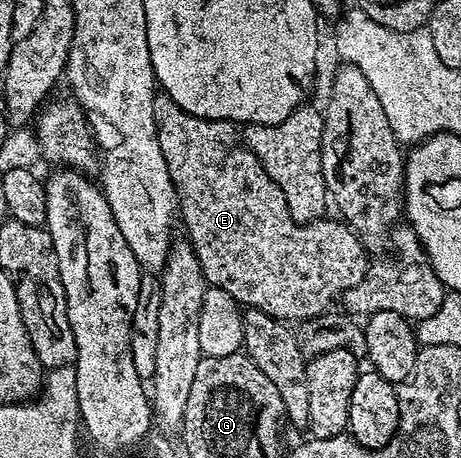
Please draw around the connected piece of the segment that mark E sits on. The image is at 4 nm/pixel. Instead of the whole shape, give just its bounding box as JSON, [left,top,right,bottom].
[153,94,369,322]

